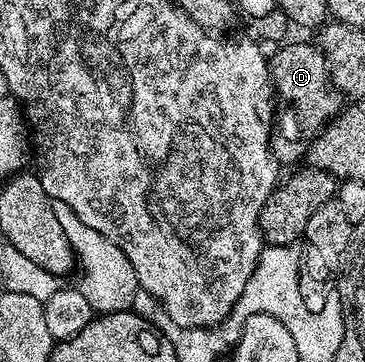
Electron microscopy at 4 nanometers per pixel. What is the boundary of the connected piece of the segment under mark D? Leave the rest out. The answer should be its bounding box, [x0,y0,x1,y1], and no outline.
[269,41,344,166]

